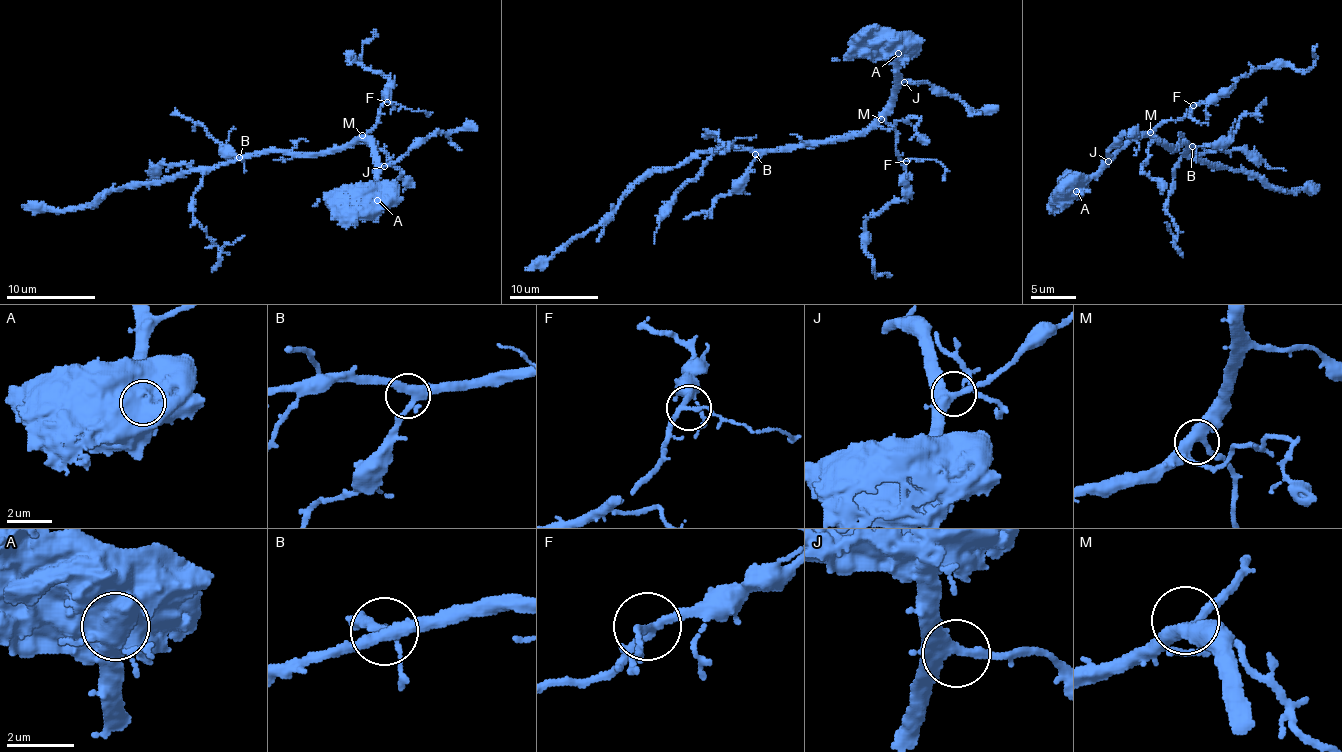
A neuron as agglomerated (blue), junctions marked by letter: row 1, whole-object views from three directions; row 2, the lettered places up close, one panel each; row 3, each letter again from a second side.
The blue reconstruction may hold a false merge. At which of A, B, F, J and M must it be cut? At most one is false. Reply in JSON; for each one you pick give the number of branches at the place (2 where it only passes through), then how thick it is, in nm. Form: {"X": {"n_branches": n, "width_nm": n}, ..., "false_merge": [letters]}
{"A": {"n_branches": 3, "width_nm": 750}, "false_merge": ["A"]}

